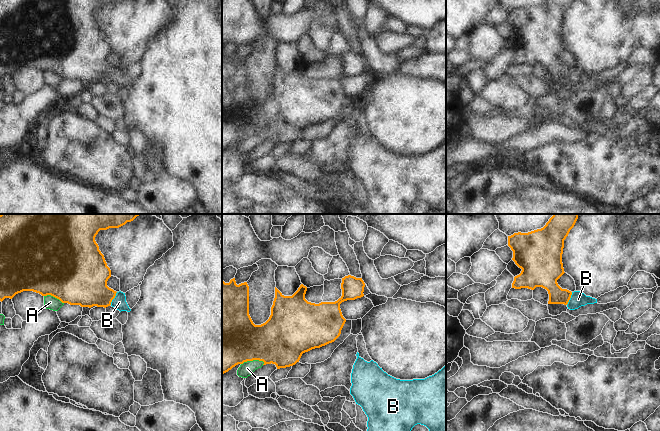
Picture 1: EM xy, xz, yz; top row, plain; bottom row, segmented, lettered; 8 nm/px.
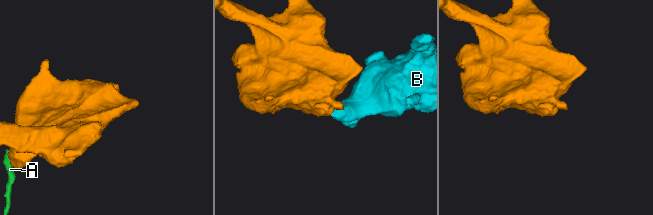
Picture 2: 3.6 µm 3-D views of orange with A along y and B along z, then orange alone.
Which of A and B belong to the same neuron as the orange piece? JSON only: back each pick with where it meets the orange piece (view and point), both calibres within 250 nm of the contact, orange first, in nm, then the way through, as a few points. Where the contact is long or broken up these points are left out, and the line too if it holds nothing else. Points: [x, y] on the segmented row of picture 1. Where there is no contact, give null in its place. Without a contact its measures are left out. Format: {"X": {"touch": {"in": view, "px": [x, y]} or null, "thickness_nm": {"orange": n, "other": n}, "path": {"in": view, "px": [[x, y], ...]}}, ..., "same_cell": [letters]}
{"B": {"touch": {"in": "xy", "px": [114, 297]}, "thickness_nm": {"orange": 340, "other": 110}, "path": {"in": "xy", "px": [[86, 284], [102, 296], [114, 297], [119, 302]]}}, "same_cell": ["B"]}

